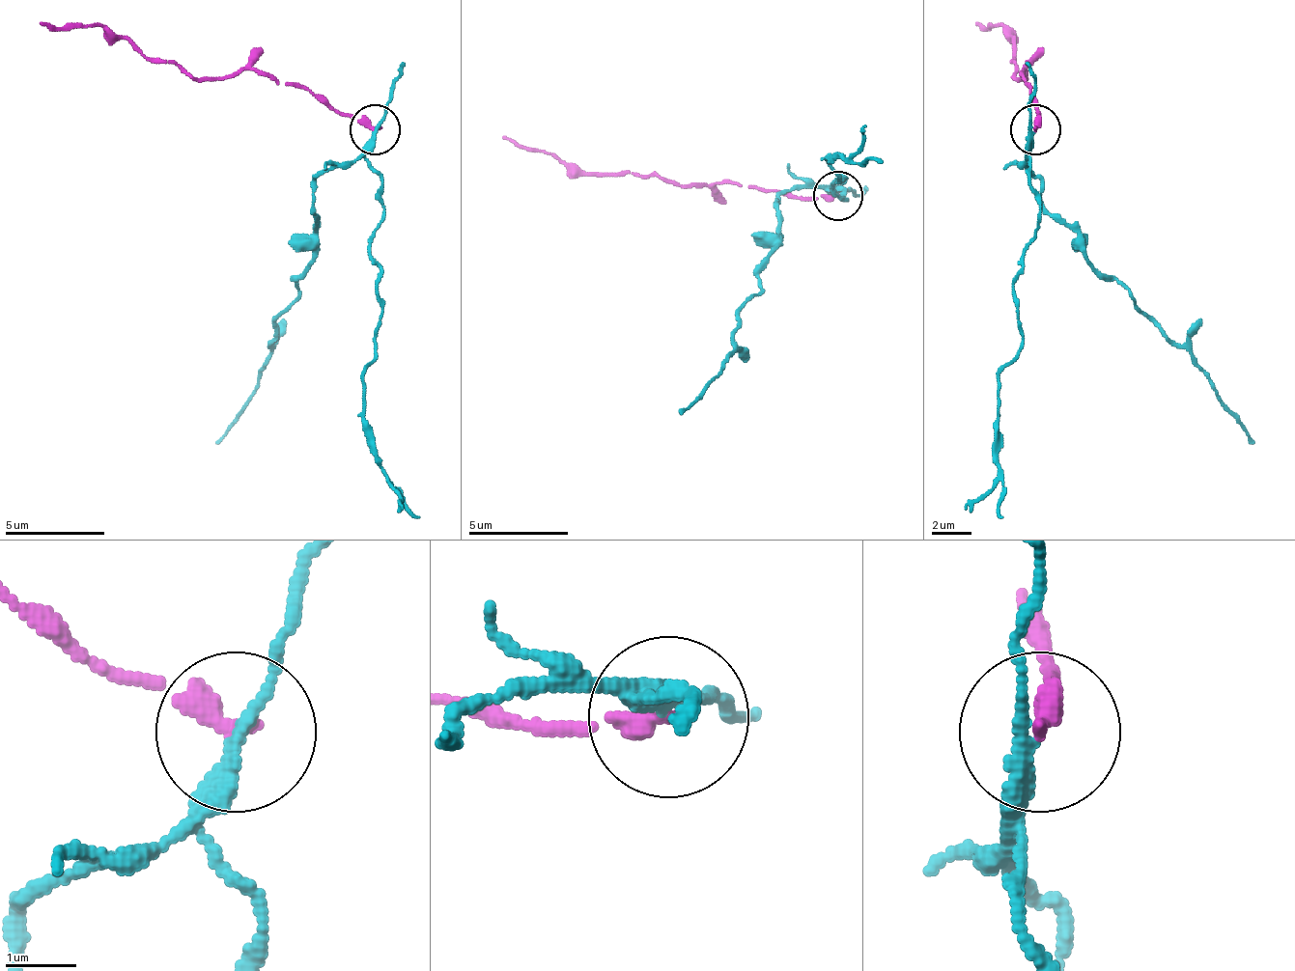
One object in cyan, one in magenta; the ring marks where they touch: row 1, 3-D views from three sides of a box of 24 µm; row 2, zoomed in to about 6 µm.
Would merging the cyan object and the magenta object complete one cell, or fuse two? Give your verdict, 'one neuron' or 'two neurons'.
two neurons

